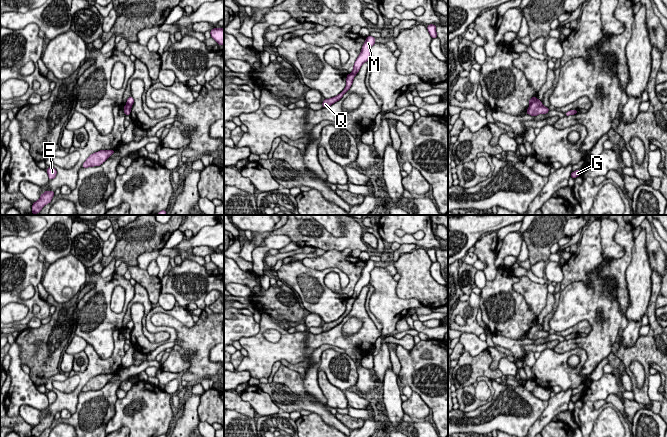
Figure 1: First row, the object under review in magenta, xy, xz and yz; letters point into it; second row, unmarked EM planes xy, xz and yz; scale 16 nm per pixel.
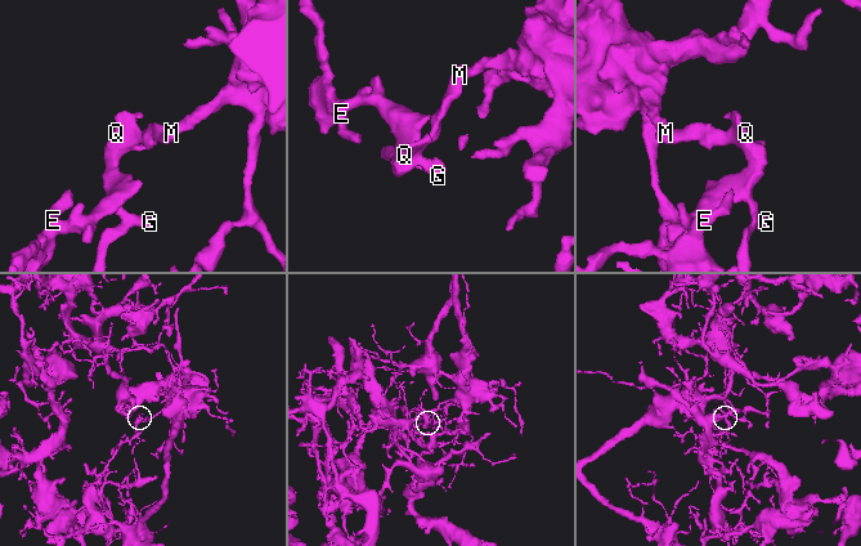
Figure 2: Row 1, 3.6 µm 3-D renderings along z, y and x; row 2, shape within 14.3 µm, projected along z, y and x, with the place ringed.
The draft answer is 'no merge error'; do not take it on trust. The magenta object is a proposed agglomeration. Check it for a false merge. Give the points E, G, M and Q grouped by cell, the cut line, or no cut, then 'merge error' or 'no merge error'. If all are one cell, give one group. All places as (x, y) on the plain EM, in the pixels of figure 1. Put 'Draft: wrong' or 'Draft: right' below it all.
E G Q / M | xz (351, 297), (354, 300) | merge error
Draft: wrong

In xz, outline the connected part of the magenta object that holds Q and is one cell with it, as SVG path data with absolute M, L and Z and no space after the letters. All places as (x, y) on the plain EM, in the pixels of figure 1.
M352 297L348 298L347 302L346 302L346 311L345 311L345 313L339 319L337 319L336 321L333 321L333 322L330 322L330 323L325 323L322 326L323 332L331 330L333 327L339 325L343 321L343 319L350 313L354 301L355 300Z

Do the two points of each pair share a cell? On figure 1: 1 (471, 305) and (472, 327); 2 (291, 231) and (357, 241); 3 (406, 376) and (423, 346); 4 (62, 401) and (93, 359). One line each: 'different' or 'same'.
1: same
2: same
3: same
4: same

